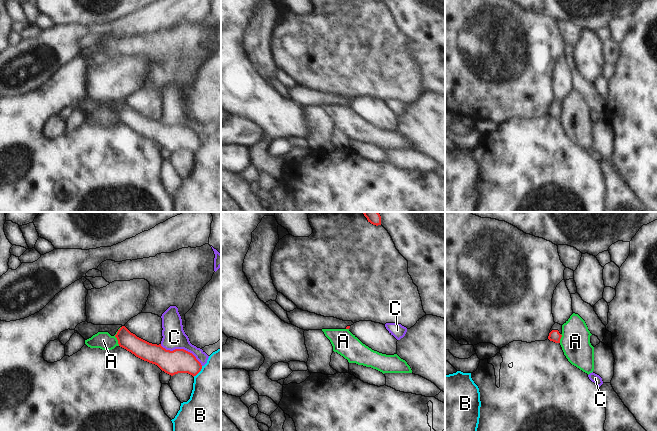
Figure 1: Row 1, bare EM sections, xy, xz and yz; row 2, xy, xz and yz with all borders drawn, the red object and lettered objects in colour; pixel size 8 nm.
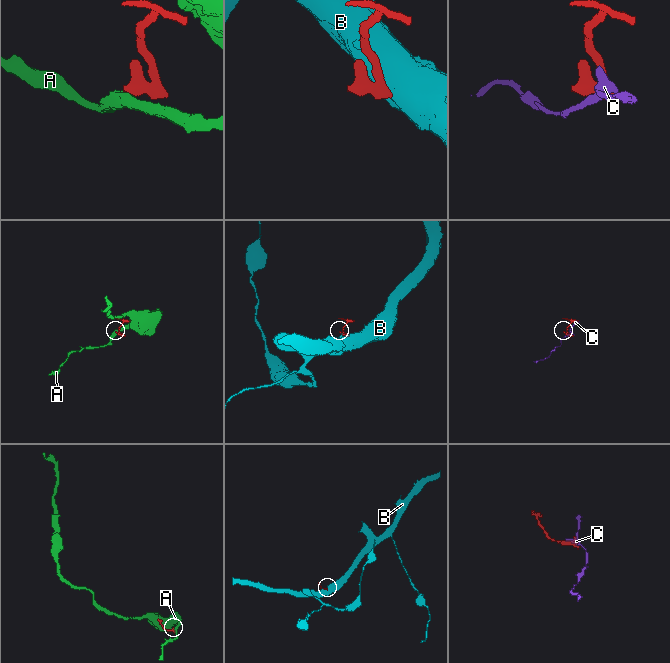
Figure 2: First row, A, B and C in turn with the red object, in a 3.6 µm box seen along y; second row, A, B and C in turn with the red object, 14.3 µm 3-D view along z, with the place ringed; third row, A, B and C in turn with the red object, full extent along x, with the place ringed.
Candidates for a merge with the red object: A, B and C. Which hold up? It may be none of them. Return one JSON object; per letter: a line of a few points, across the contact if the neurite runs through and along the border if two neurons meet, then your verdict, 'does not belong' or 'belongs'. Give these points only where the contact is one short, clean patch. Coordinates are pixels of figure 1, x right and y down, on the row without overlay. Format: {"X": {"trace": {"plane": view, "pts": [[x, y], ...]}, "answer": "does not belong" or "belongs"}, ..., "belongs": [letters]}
{"A": {"trace": {"plane": "xy", "pts": [[121, 103], [115, 111], [118, 121]]}, "answer": "does not belong"}, "B": {"answer": "does not belong"}, "C": {"answer": "does not belong"}, "belongs": []}

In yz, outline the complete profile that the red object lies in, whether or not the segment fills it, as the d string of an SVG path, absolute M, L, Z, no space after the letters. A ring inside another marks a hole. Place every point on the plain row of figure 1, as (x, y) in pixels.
M555 99L549 109L548 115L555 119L560 119L560 115L562 113L562 101Z

